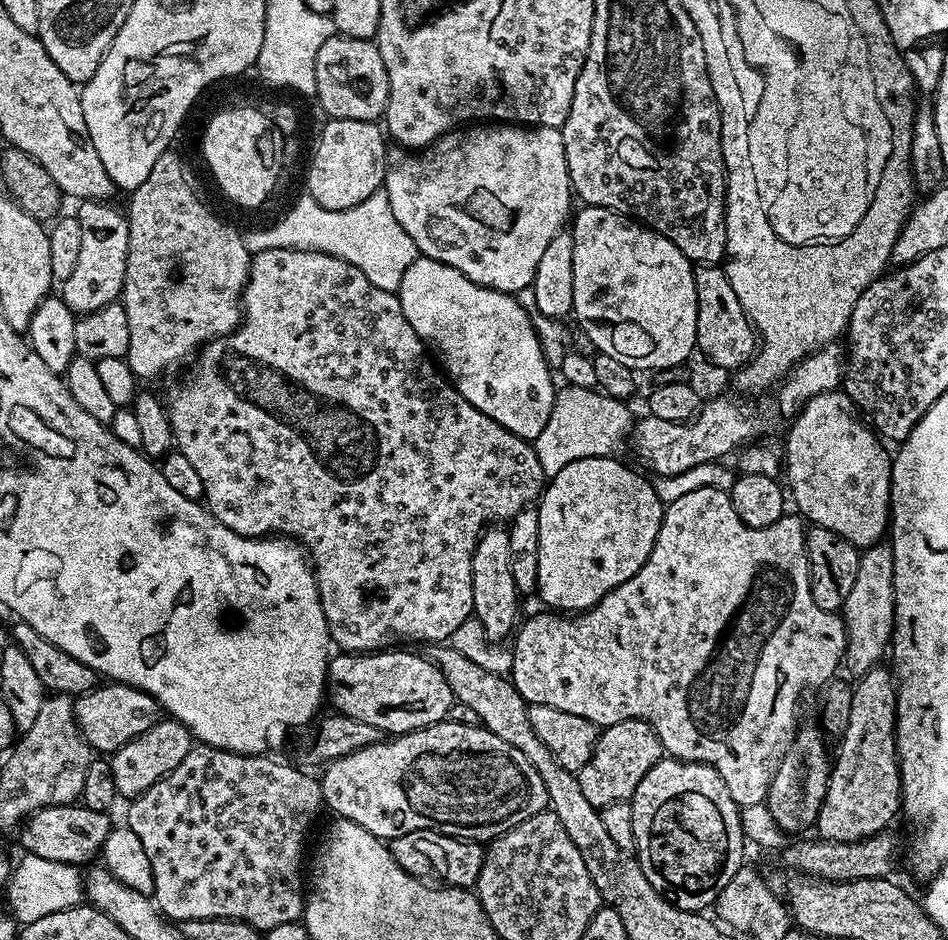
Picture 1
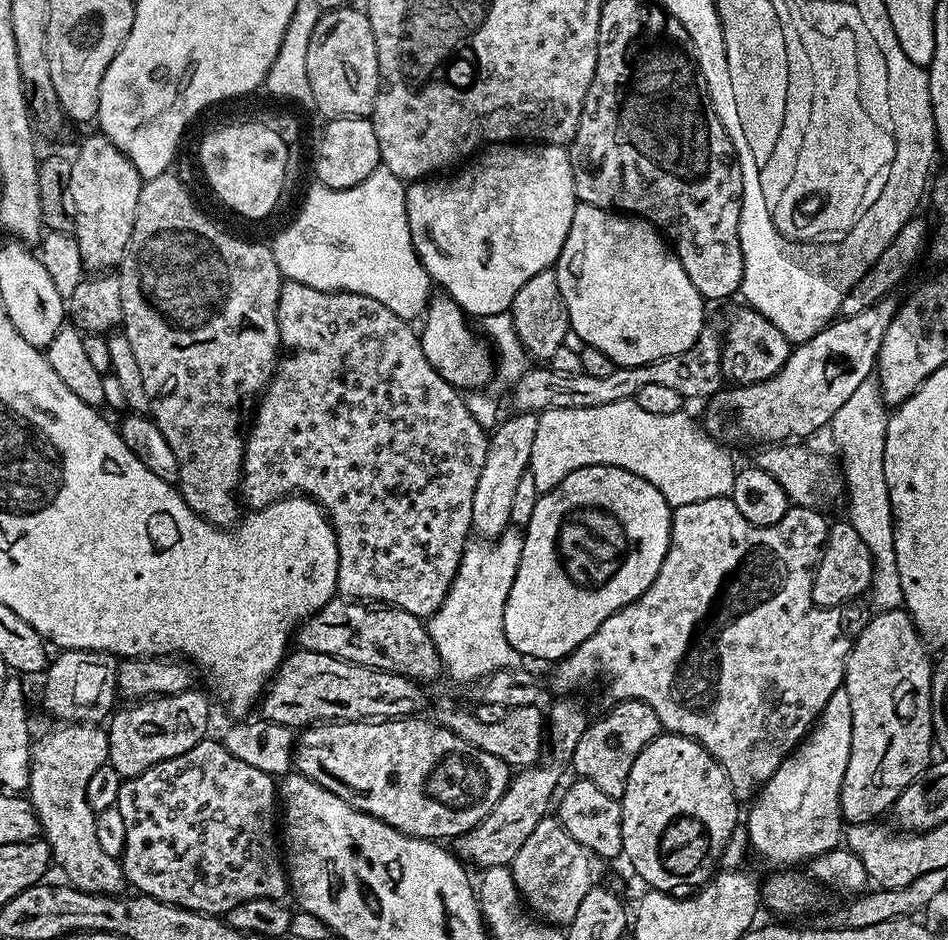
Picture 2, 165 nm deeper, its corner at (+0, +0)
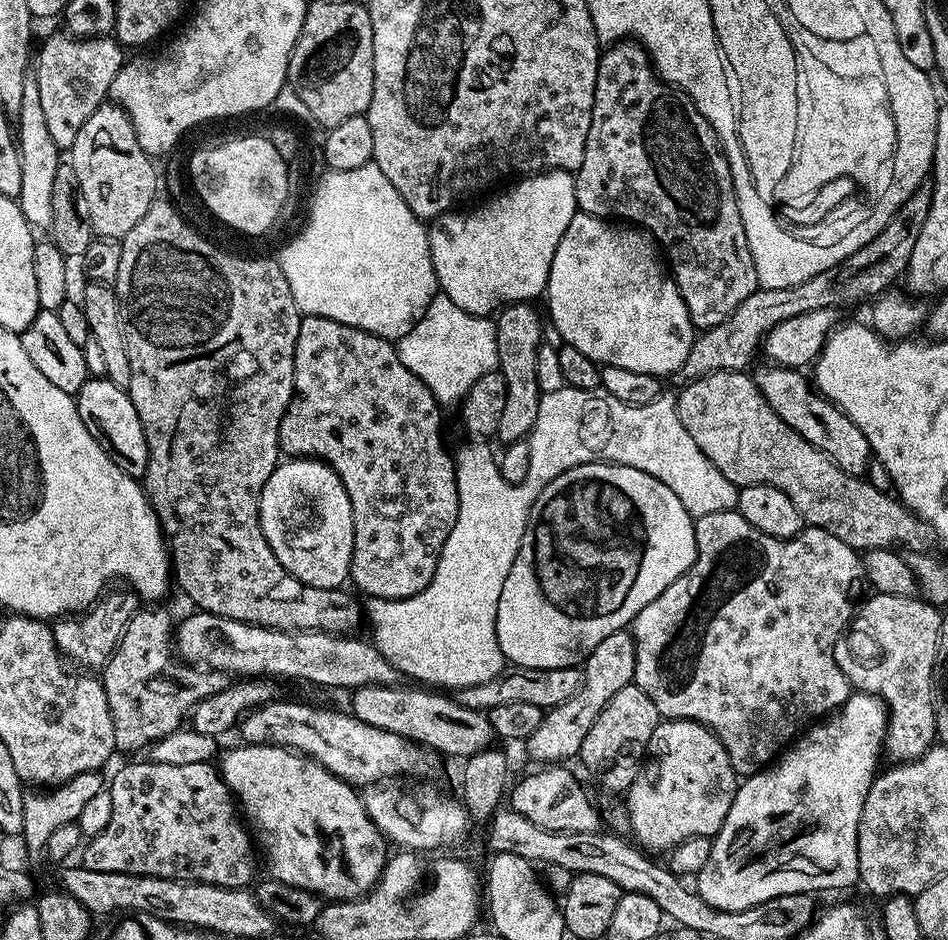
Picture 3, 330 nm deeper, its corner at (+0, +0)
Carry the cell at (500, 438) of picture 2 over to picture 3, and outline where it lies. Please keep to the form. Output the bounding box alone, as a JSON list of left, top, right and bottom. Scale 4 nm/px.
[495,302,545,446]

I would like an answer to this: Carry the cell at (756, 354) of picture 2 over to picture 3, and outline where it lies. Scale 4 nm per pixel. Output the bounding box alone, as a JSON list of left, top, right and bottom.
[754,366,873,477]

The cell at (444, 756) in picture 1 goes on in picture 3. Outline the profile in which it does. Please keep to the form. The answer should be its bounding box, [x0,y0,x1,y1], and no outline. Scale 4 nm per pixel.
[238,698,442,786]

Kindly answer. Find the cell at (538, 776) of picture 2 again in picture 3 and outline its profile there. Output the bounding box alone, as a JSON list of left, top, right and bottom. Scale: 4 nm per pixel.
[526,631,636,766]

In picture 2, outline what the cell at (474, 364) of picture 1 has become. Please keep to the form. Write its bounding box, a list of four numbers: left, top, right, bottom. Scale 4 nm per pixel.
[418,294,494,390]

